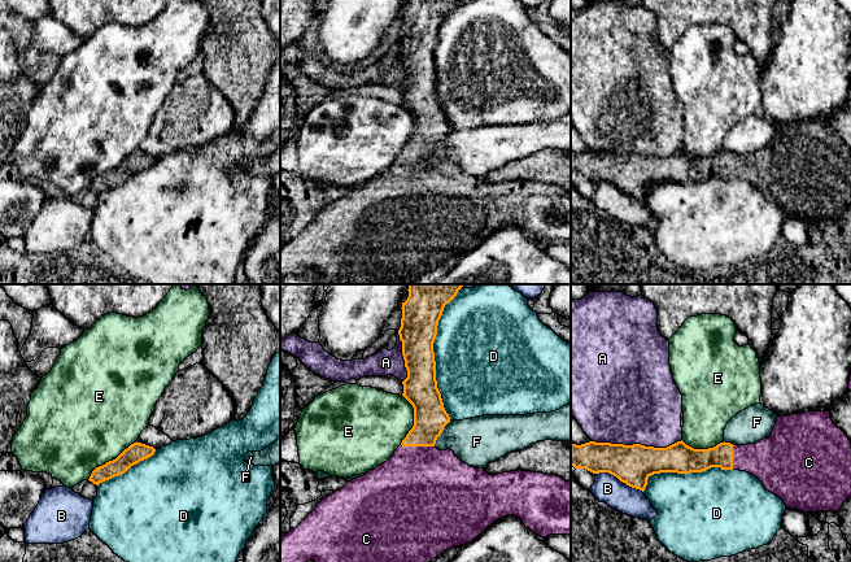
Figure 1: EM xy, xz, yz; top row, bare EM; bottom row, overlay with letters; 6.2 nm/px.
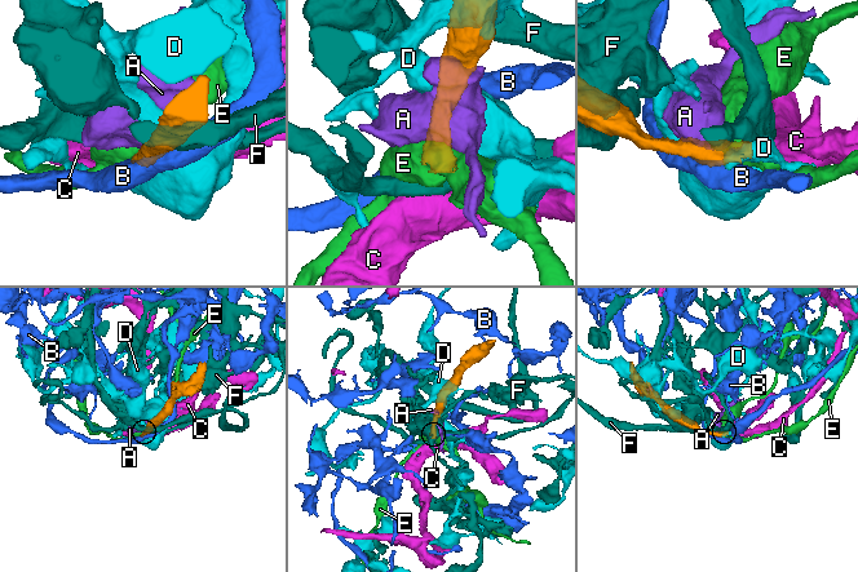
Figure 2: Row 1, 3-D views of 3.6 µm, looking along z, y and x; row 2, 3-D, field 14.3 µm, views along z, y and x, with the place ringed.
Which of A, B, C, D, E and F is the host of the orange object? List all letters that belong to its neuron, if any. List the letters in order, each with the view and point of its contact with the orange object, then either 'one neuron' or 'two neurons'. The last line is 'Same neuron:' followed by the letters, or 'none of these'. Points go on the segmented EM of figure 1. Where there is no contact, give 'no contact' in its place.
A: yz (636, 444) | two neurons
B: yz (619, 479) | two neurons
C: xz (418, 445) | one neuron
D: xz (433, 342) | two neurons
E: xy (110, 461) | two neurons
F: xz (440, 434) | two neurons
Same neuron: C

